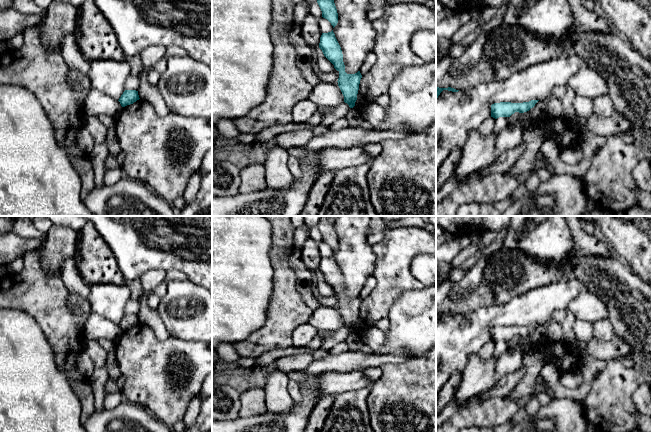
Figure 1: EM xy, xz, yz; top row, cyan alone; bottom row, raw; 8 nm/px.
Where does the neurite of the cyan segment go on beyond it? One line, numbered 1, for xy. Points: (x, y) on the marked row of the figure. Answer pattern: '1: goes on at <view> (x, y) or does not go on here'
1: does not go on here

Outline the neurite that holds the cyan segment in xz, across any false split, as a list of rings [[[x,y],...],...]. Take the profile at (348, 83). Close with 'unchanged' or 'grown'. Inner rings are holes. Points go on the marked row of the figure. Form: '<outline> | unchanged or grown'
[[[333,30],[328,33],[322,33],[319,48],[322,50],[324,56],[334,65],[334,68],[339,72],[337,82],[344,96],[344,102],[347,103],[350,108],[353,108],[357,100],[359,84],[362,78],[360,71],[355,74],[347,74],[345,72],[342,50]]] | unchanged

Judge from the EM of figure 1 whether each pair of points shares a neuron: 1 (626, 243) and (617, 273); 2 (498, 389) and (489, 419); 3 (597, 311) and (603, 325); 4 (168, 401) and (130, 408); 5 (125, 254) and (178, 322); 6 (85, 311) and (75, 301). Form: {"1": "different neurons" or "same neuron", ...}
{"1": "different neurons", "2": "different neurons", "3": "different neurons", "4": "different neurons", "5": "different neurons", "6": "same neuron"}

